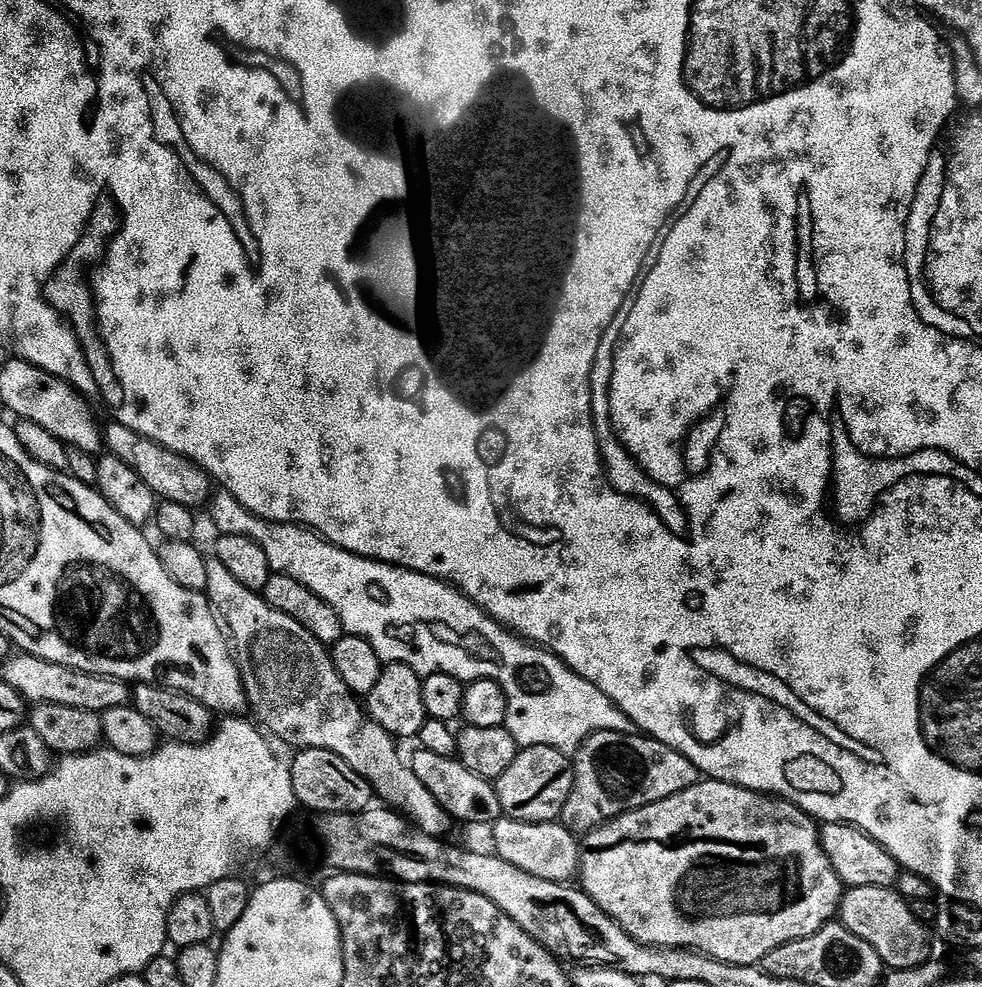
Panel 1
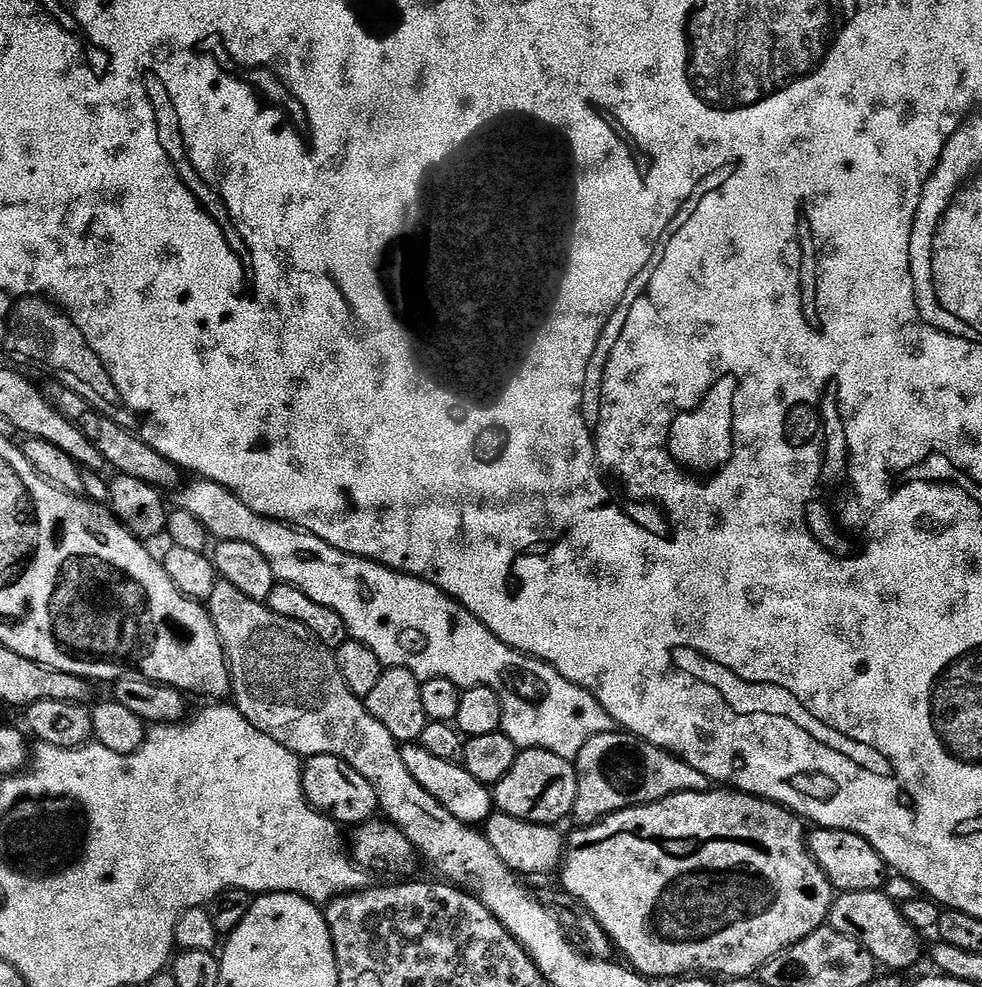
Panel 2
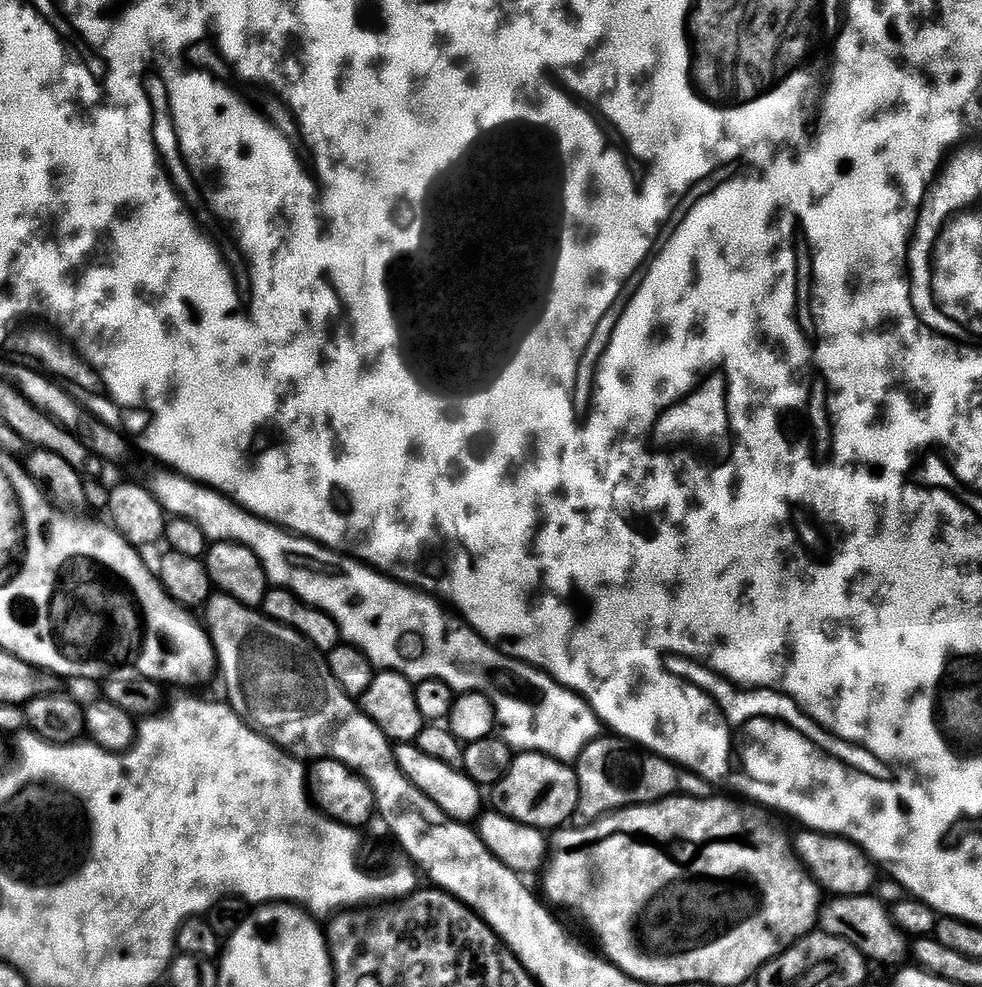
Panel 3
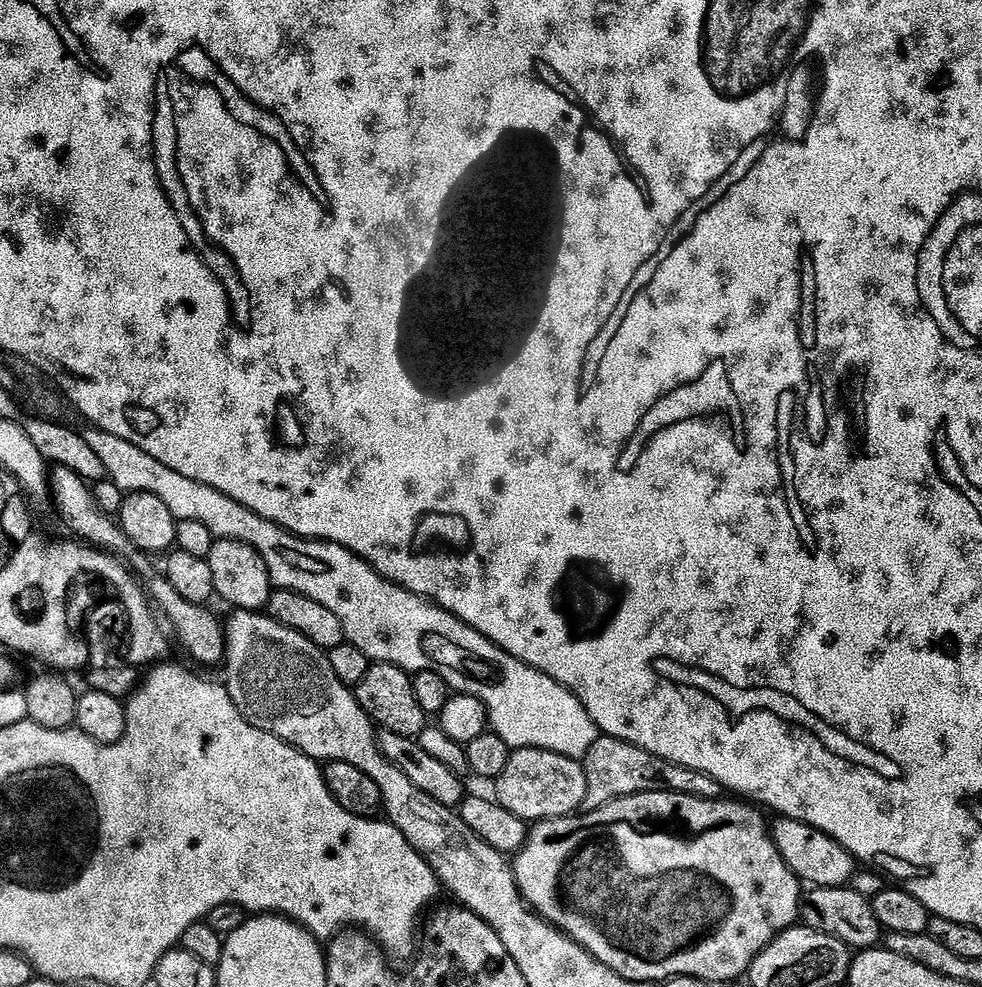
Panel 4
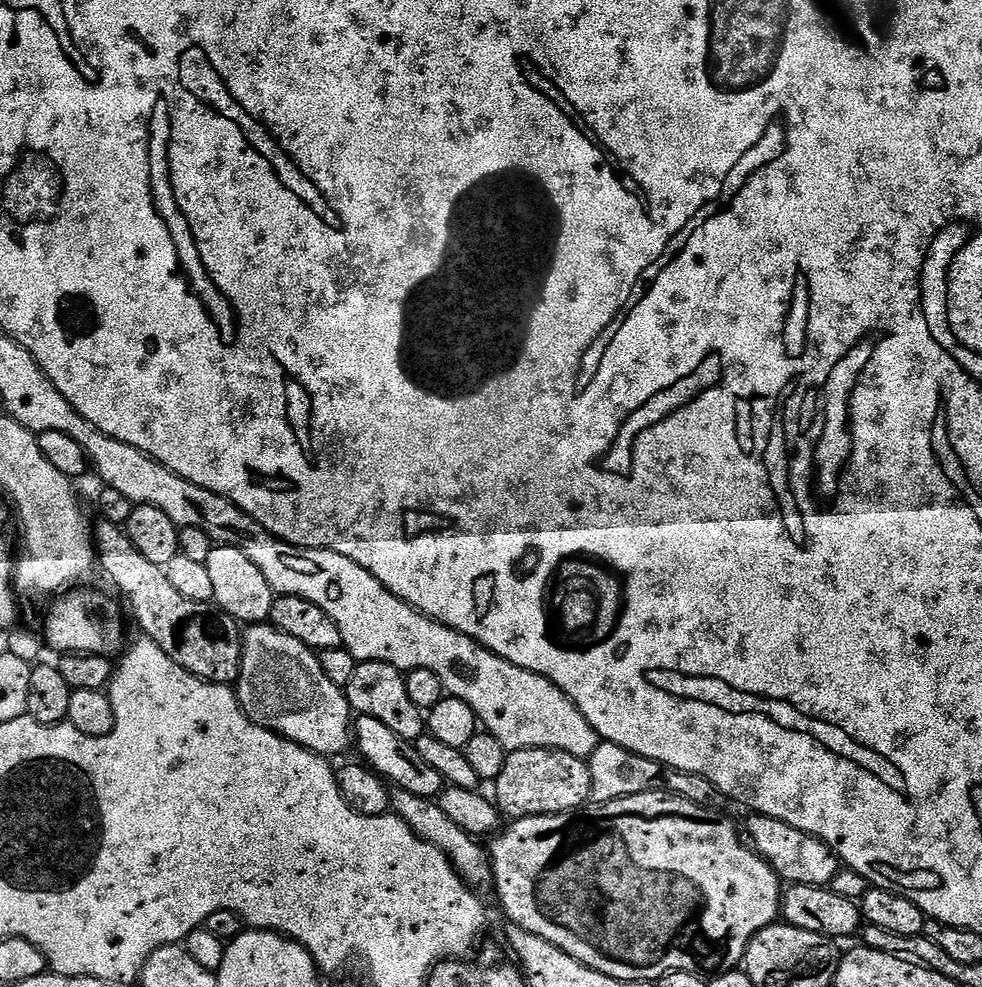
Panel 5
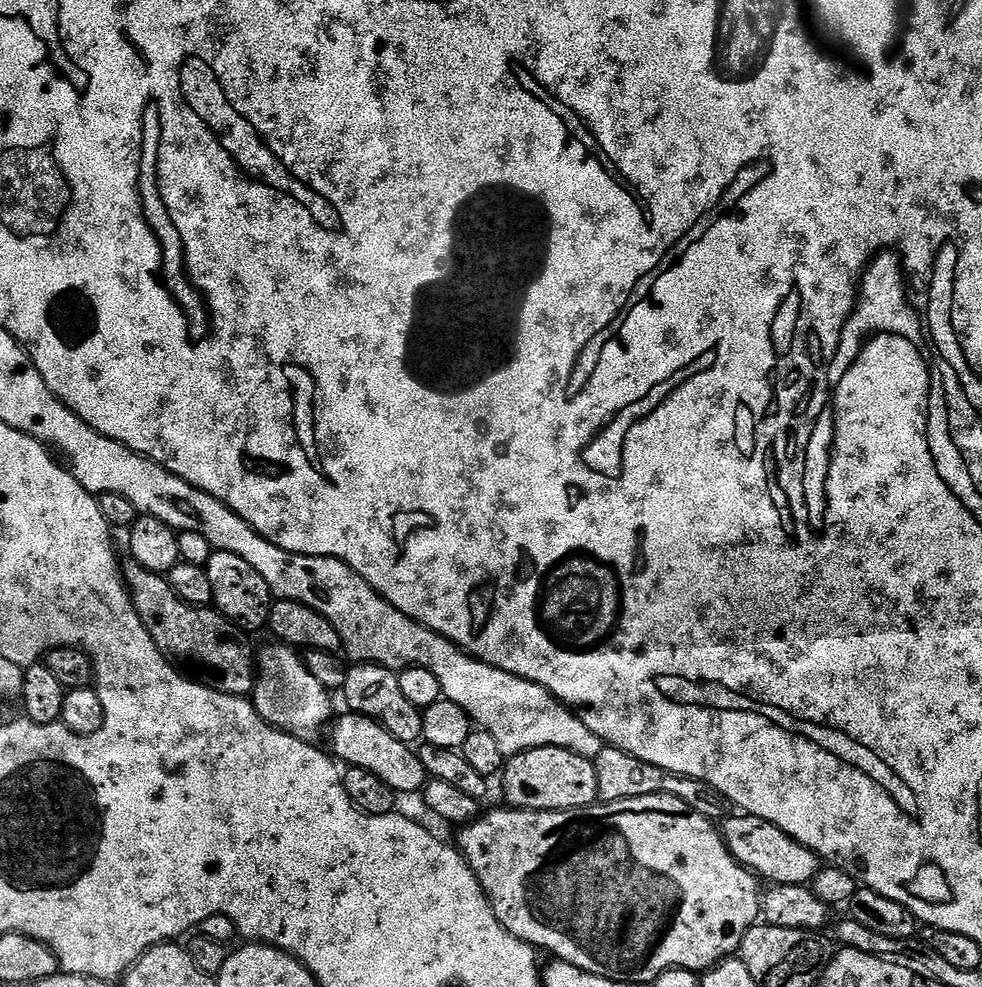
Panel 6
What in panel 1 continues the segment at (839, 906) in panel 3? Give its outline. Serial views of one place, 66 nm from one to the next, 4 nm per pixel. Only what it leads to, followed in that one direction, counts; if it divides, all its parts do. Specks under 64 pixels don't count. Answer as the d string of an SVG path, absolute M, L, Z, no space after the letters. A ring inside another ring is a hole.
M895 887L848 888L840 902L838 920L846 926L846 930L850 930L850 934L862 938L862 942L870 942L870 946L878 950L889 969L916 968L920 964L929 963L929 929L922 922L918 922L918 918L914 918L911 903L905 900Z

